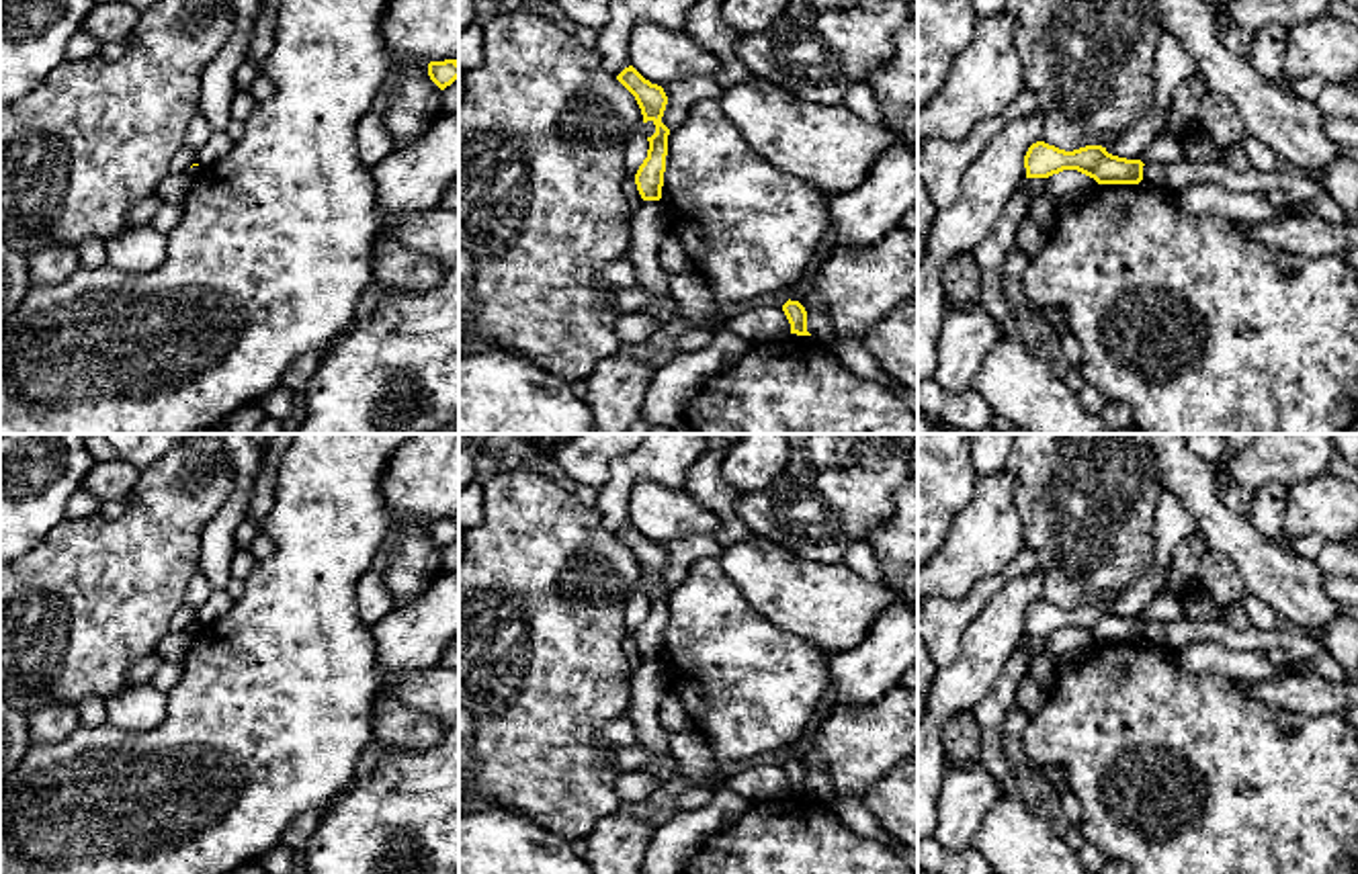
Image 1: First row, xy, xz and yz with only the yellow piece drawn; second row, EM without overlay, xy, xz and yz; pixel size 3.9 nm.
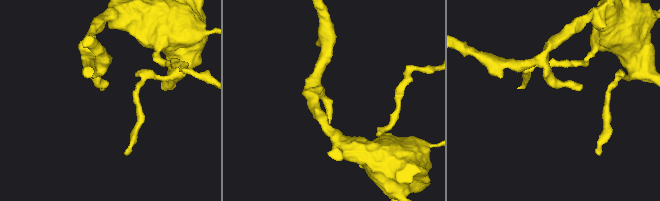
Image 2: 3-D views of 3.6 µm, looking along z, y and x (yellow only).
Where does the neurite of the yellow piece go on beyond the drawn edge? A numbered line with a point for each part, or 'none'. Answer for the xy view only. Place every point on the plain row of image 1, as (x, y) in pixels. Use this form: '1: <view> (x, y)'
none

